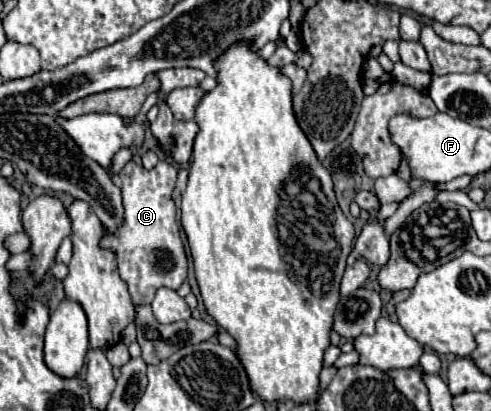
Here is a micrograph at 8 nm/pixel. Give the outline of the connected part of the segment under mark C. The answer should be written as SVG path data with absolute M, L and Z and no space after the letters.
M160 160L152 170L128 162L120 172L124 218L116 232L104 230L100 246L116 254L118 274L126 282L134 306L150 304L158 288L178 290L188 276L186 250L176 224L176 206L172 200L176 176L178 168L166 160Z

